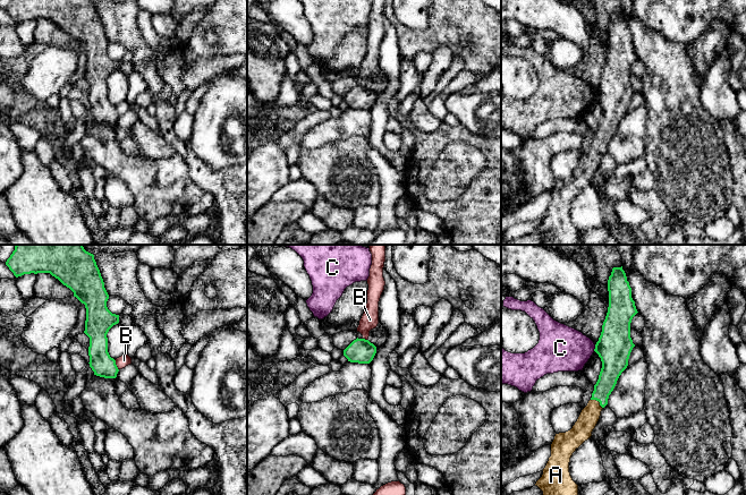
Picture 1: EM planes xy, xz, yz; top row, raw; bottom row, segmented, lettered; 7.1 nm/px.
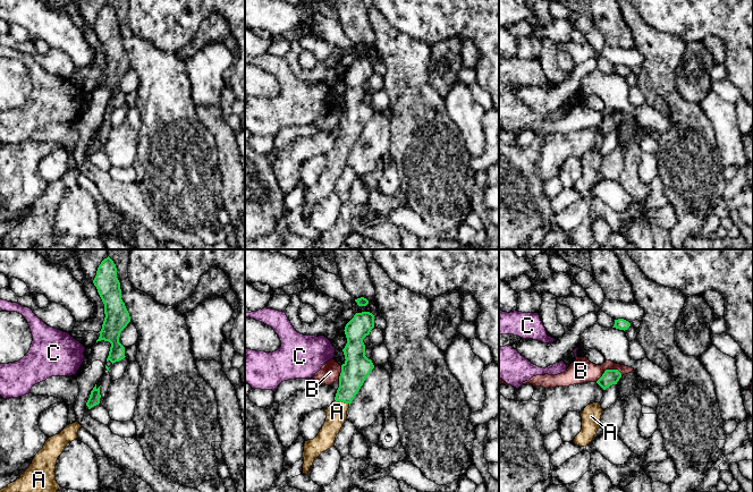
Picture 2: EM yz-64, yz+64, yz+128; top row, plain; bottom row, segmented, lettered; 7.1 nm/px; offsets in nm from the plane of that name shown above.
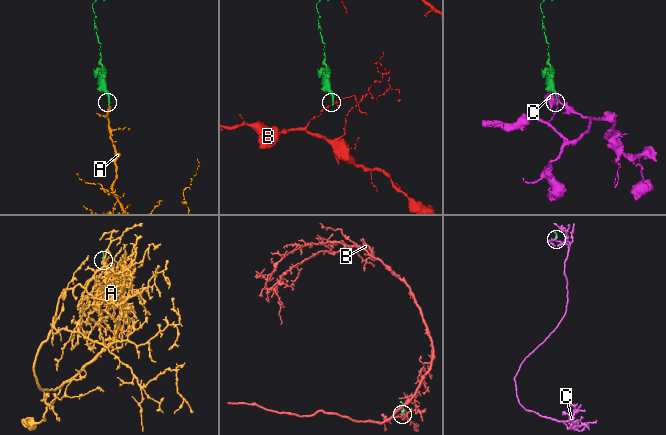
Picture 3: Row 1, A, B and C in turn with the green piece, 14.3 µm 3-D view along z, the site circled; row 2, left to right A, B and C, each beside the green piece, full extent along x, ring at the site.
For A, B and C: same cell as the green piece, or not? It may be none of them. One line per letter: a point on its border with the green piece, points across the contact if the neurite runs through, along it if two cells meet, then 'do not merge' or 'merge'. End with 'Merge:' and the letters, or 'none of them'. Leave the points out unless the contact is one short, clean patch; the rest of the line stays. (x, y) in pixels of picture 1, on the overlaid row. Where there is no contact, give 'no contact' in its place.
A: contact yz (598, 400); way yz (611, 369), (598, 400), (582, 431); merge
B: contact xy (116, 365); border xy (115, 360), (118, 369); do not merge
C: contact yz (595, 348); border yz (595, 344), (593, 350); do not merge
Merge: A

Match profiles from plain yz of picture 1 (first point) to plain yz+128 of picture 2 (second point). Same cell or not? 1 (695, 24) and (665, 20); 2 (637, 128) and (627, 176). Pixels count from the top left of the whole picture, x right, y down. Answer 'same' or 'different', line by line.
1: same
2: different

